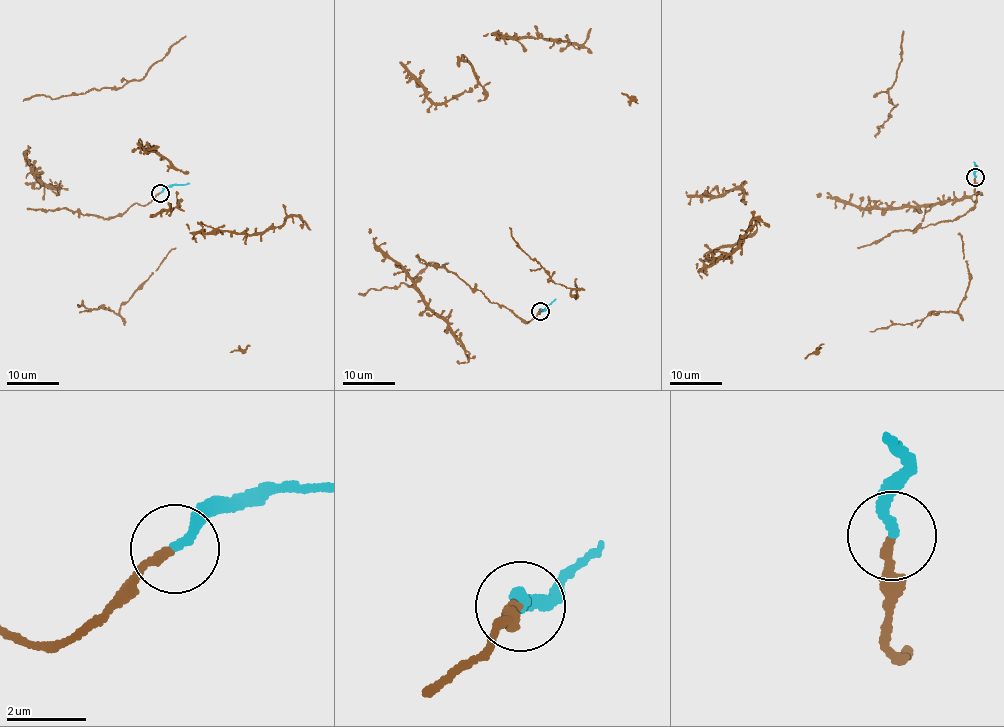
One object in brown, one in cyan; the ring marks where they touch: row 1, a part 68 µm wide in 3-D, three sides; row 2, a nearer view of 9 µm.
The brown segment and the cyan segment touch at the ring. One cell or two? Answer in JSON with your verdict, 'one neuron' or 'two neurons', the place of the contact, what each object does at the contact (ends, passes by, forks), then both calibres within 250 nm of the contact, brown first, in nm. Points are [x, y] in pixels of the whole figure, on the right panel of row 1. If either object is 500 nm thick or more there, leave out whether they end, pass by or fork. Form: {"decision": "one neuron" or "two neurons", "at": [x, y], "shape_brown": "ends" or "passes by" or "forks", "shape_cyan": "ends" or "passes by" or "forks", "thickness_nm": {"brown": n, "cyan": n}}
{"decision": "two neurons", "at": [975, 177], "shape_brown": "ends", "shape_cyan": "ends", "thickness_nm": {"brown": 220, "cyan": 260}}

